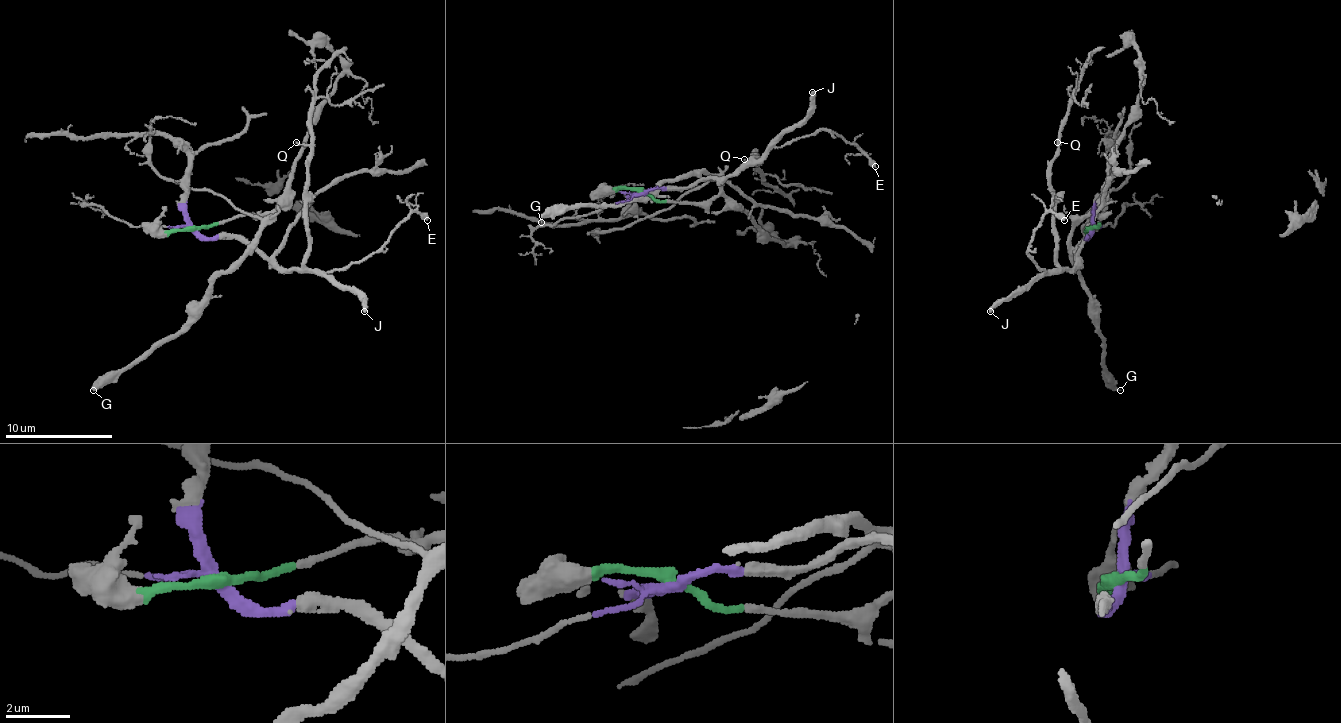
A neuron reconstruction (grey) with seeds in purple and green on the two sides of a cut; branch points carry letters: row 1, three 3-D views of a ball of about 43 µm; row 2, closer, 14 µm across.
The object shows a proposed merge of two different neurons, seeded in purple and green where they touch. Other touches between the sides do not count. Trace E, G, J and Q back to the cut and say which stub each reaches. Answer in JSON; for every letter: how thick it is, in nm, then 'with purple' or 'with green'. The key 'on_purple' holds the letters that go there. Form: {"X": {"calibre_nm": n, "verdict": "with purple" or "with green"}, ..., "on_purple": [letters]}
{"E": {"calibre_nm": 420, "verdict": "with purple"}, "G": {"calibre_nm": 280, "verdict": "with green"}, "J": {"calibre_nm": 280, "verdict": "with purple"}, "Q": {"calibre_nm": 140, "verdict": "with purple"}, "on_purple": ["E", "J", "Q"]}

